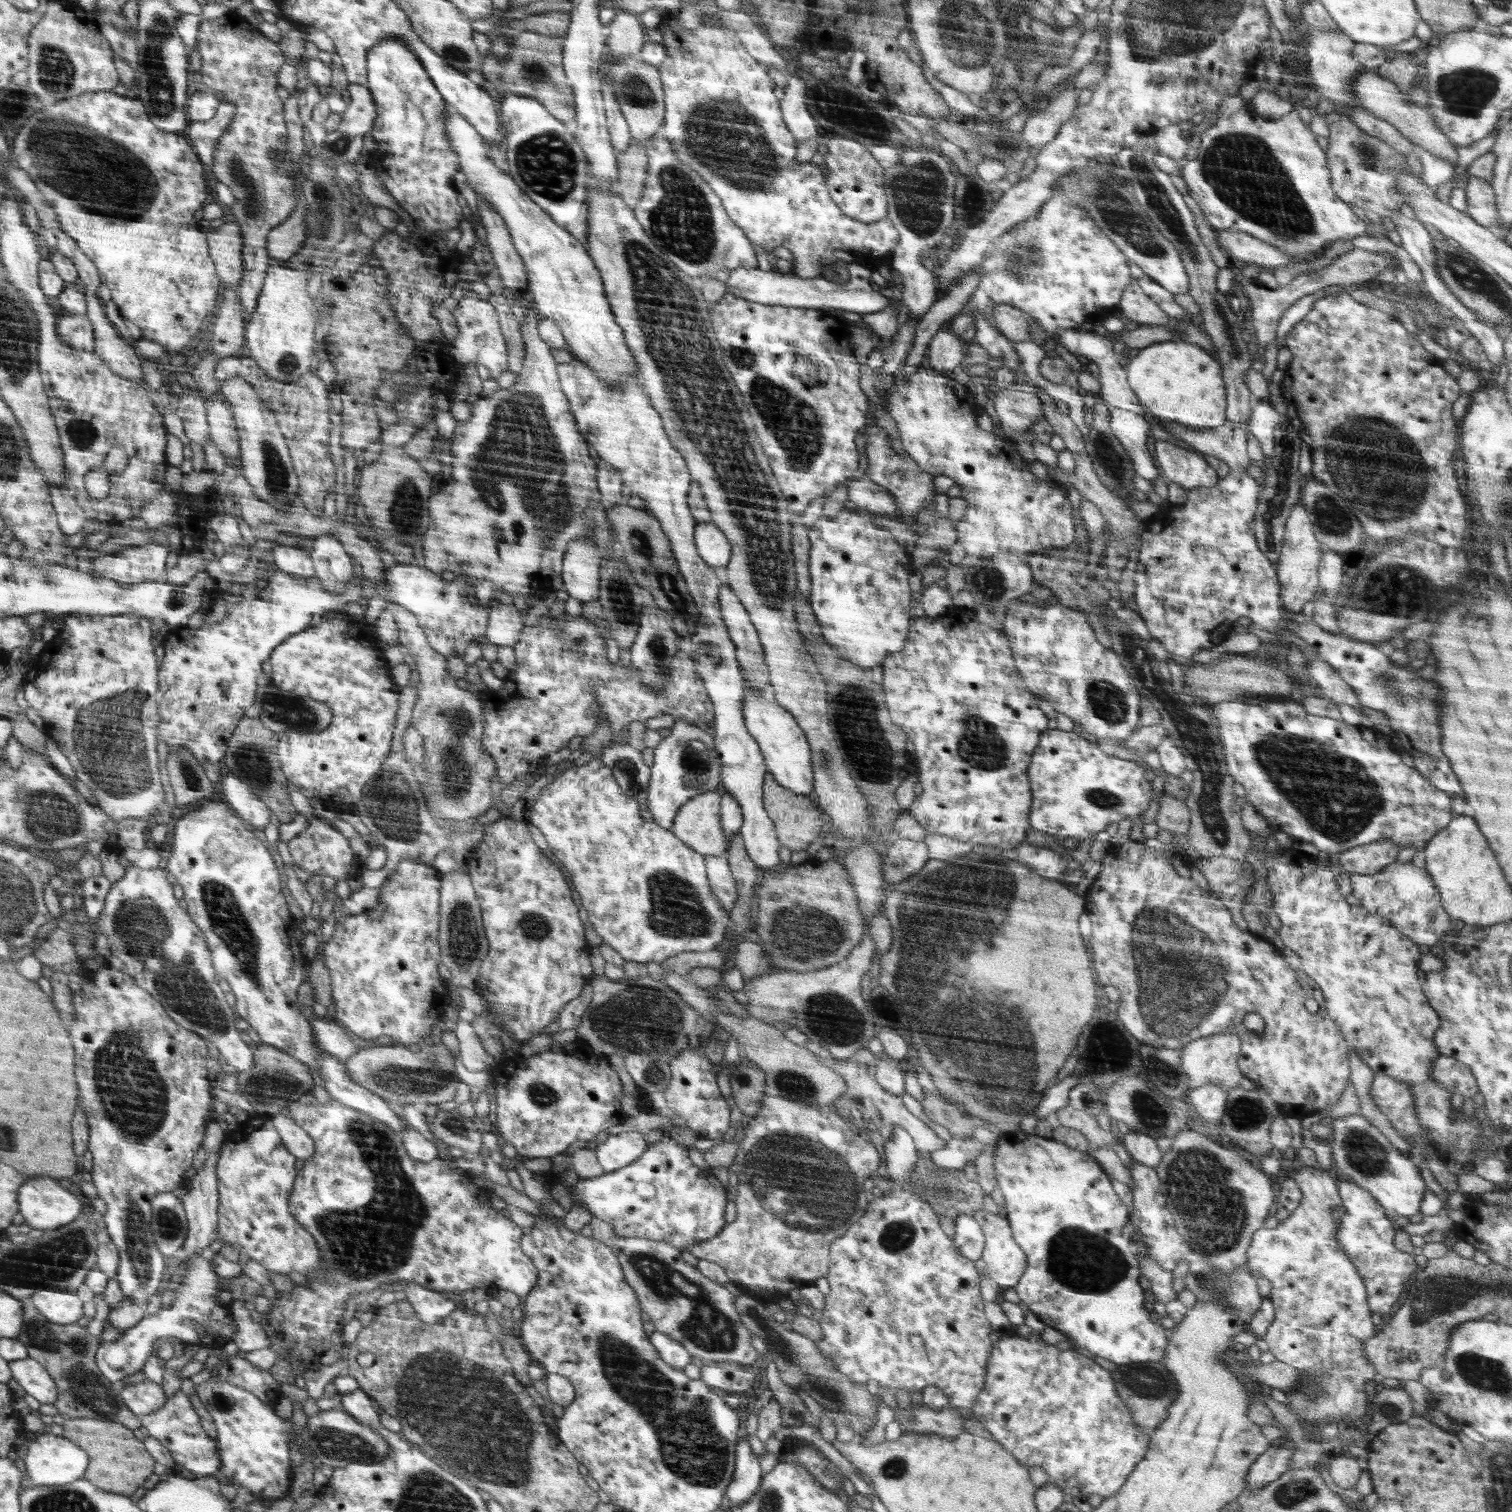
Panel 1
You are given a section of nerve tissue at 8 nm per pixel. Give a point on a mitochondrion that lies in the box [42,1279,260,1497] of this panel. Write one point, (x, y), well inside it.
(222, 1403)

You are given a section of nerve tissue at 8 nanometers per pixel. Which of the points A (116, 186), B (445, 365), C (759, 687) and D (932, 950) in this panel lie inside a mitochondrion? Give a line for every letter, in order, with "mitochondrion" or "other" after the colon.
A: mitochondrion
B: other
C: other
D: mitochondrion

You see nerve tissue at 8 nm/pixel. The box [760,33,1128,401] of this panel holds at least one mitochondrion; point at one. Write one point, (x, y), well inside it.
(923, 200)

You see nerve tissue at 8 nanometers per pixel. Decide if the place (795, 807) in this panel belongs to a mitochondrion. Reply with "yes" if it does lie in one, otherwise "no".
no

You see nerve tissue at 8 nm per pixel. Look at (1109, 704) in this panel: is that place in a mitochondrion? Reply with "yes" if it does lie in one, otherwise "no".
yes

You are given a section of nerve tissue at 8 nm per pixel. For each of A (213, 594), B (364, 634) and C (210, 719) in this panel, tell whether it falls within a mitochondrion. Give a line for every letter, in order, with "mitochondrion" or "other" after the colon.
A: other
B: other
C: other

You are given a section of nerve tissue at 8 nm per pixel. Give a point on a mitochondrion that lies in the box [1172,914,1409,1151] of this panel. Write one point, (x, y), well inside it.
(1246, 1114)

